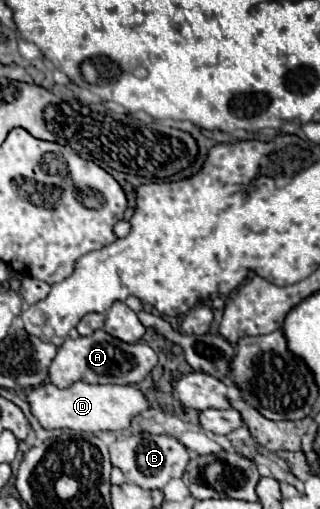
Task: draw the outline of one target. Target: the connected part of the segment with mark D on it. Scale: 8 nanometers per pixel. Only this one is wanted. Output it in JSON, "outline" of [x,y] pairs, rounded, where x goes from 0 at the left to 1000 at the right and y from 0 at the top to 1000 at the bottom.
{"outline":[[[131,752],[100,760],[81,776],[100,815],[125,827],[138,843],[231,843],[231,847],[319,847],[319,843],[394,843],[406,823],[463,800],[444,768],[406,756],[275,756],[231,752],[206,764],[181,764],[163,752]]]}

